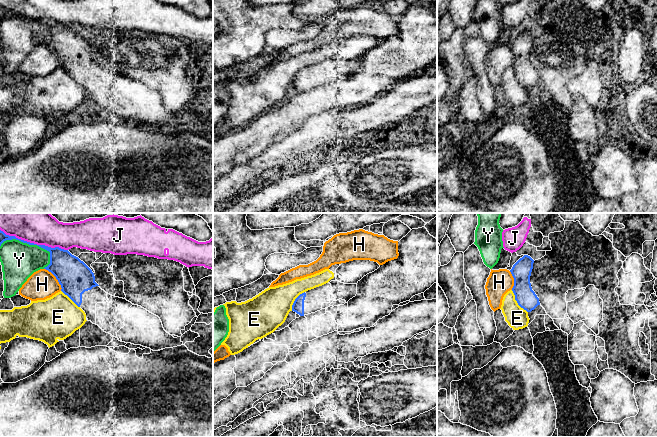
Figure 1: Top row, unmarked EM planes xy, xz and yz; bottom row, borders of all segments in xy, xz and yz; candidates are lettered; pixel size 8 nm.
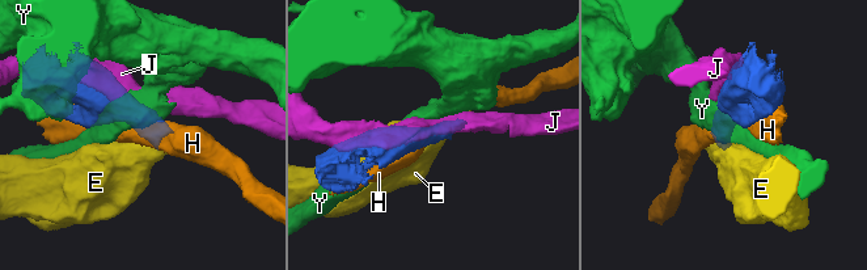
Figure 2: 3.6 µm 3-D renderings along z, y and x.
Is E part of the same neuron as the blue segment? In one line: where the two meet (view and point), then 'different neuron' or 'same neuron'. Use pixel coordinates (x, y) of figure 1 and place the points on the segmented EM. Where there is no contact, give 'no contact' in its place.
contact yz (517, 302); different neuron

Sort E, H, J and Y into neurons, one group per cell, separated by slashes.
E / H / J / Y

